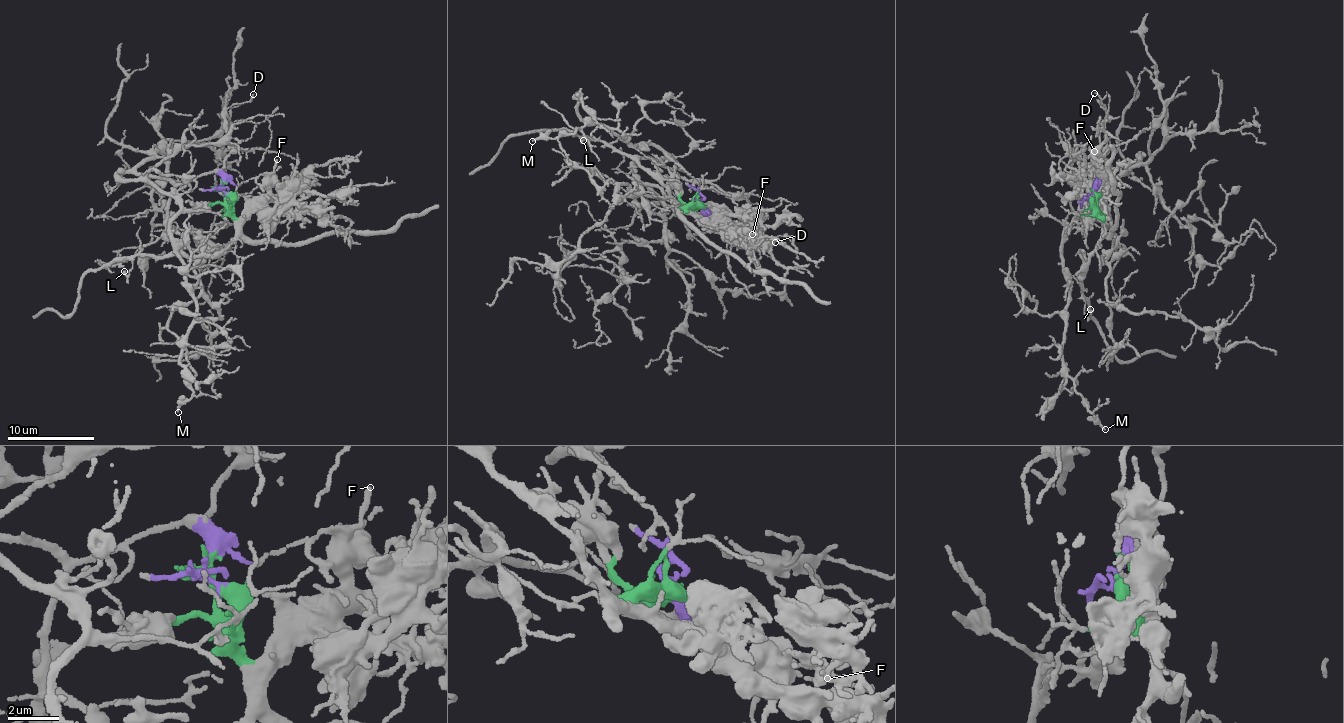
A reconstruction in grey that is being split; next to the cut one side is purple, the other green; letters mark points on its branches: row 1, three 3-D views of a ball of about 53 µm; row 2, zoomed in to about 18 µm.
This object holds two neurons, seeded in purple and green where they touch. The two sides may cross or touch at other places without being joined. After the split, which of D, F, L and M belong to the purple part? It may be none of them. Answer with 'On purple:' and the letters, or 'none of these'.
On purple: D, M

